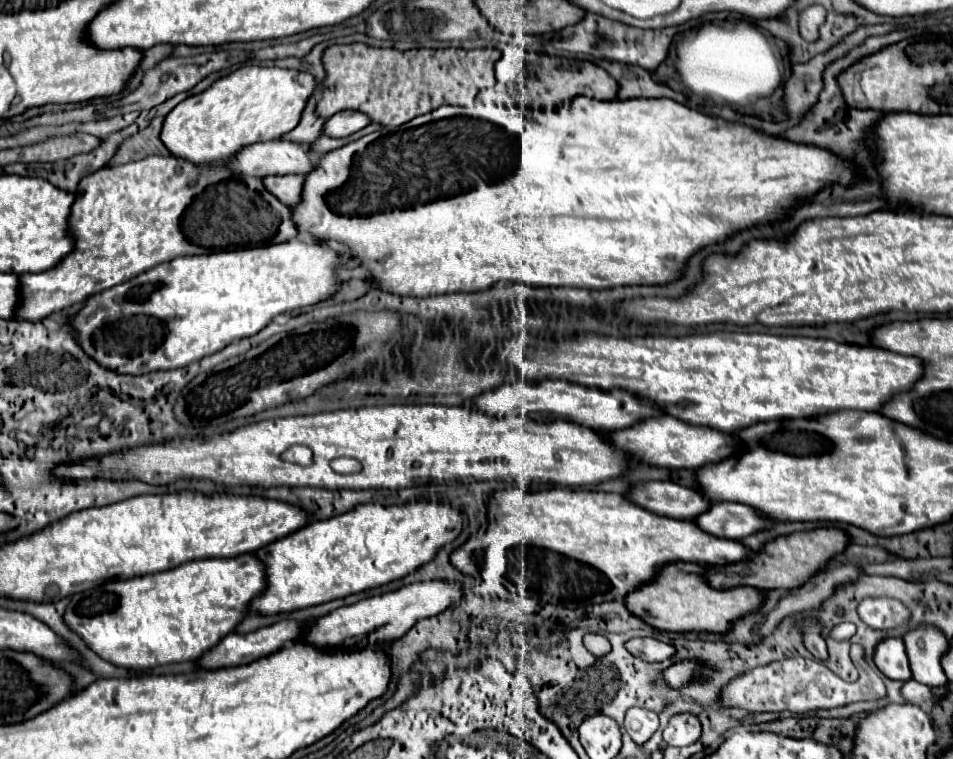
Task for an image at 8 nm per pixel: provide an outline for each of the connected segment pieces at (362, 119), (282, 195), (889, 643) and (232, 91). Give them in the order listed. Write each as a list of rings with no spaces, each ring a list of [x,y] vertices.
[[[345,110],[345,112],[337,112],[335,116],[331,116],[325,126],[323,126],[323,134],[331,136],[331,138],[345,138],[357,130],[361,130],[363,126],[367,126],[371,120],[367,114],[363,112],[355,112],[355,110]]]
[[[287,174],[287,176],[267,176],[263,180],[263,186],[283,204],[295,206],[297,198],[301,196],[301,182],[303,176],[299,174]]]
[[[887,638],[885,642],[881,642],[881,646],[877,646],[873,662],[881,670],[881,674],[891,680],[911,680],[911,670],[901,638]]]
[[[243,66],[173,108],[163,122],[161,142],[173,156],[197,166],[225,162],[247,144],[277,140],[291,132],[315,88],[317,84],[307,72]]]

